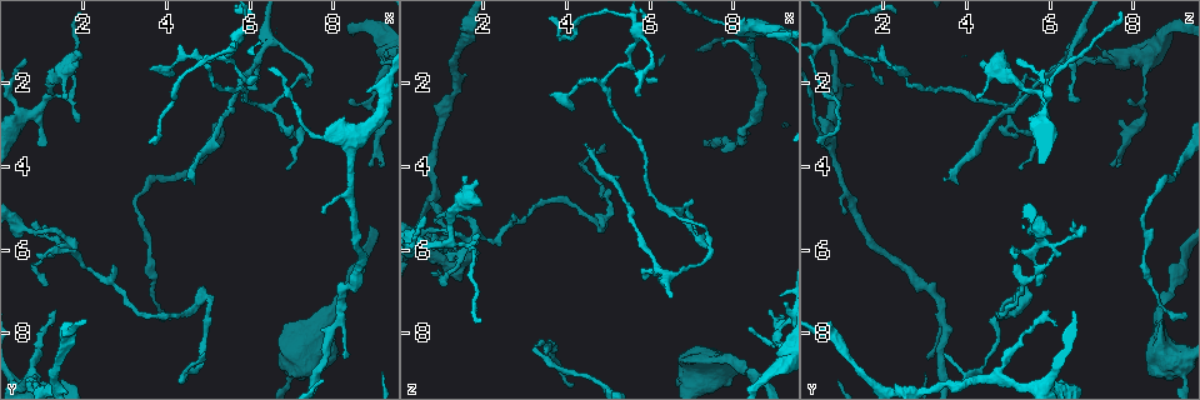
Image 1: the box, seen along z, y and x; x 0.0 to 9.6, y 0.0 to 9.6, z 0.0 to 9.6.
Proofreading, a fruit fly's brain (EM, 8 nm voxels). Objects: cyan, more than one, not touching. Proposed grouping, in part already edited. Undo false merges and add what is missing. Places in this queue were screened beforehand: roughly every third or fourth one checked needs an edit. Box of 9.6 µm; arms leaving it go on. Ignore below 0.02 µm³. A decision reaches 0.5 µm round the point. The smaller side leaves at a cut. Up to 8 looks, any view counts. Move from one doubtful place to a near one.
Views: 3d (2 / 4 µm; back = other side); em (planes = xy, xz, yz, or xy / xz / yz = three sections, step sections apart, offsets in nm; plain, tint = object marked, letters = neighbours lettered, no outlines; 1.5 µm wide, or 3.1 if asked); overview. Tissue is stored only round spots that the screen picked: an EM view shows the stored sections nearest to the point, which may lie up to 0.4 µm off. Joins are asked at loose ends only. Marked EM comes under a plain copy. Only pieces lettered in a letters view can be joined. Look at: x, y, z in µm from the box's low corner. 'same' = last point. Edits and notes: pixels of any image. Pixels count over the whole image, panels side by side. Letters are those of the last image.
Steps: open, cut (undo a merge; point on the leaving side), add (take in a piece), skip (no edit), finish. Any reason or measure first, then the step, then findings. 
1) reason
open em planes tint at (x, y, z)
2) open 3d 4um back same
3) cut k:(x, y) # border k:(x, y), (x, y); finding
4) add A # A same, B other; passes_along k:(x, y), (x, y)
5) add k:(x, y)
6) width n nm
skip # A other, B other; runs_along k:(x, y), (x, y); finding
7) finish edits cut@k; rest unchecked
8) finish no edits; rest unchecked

tapers out
open 3d 4um at (4.50, 4.25, 3.50)

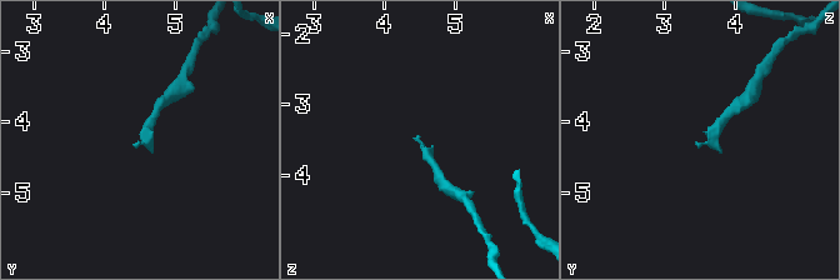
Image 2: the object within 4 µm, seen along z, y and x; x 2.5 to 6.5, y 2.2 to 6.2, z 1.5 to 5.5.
open em planes letters at (4.45, 4.30, 3.40)

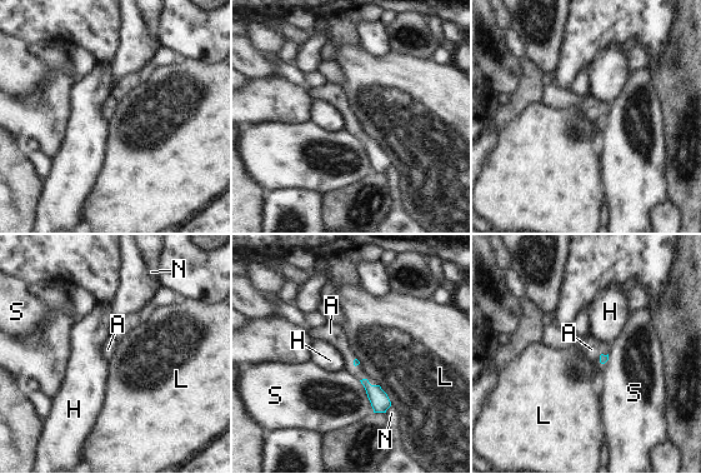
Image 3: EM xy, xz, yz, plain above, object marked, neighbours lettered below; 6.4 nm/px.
add 3:(345, 350) # A same, H other, L other, N other, S other; passes_along 3:(379, 399), (367, 380), (345, 350); the neuron continues

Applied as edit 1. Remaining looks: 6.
see it whole again
open overview

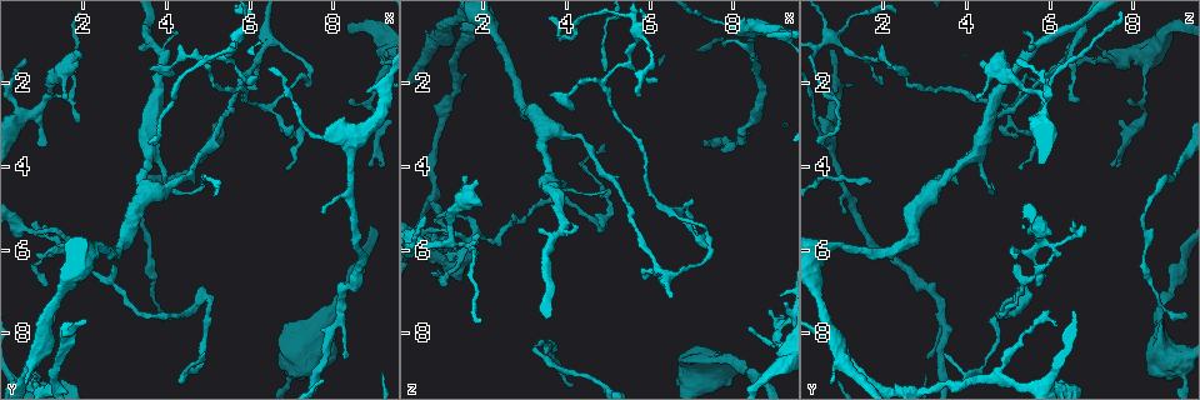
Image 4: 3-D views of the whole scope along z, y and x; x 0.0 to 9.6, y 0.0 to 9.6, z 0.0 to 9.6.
free end
open 3d 4um at (2.00, 1.20, 4.90)

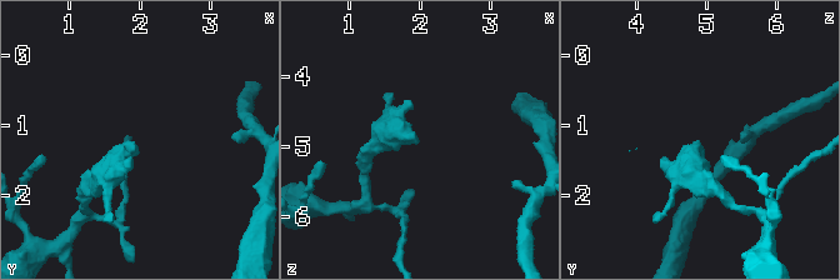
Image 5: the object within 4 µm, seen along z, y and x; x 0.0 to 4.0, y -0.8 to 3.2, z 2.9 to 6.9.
now the EM
open em planes tint at (1.95, 1.20, 4.85)

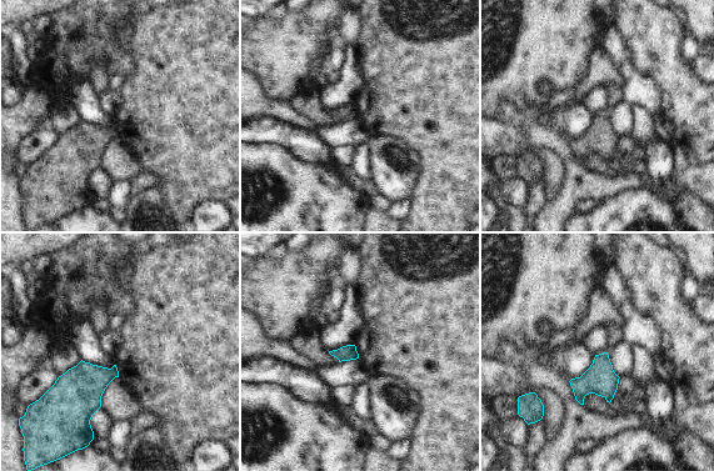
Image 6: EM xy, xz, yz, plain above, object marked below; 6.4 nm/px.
open em planes letters same

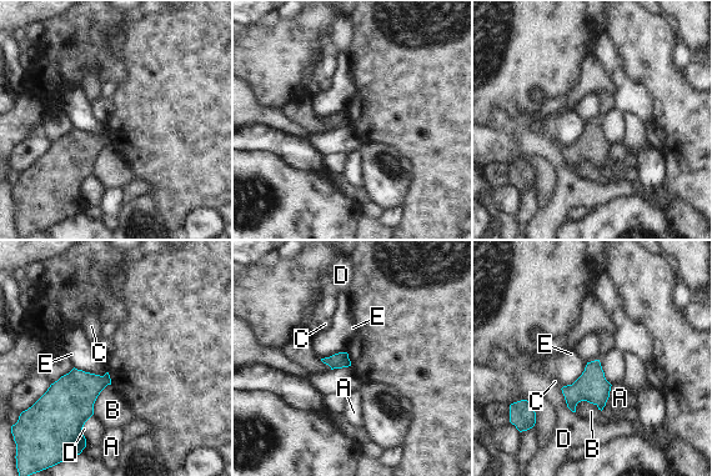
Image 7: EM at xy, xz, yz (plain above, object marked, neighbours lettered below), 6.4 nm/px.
longest_contact E 220 nm
skip # A other, B other, C other, D other, E other; border 7:(74, 366), (100, 375), (108, 372); no lettered piece goes on from it

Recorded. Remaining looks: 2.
an open end
open 3d 4um at (5.80, 2.45, 6.70)

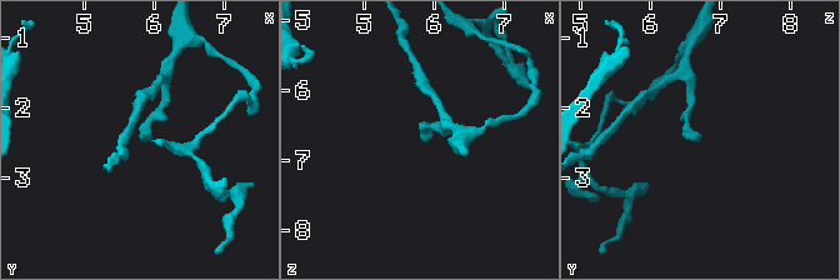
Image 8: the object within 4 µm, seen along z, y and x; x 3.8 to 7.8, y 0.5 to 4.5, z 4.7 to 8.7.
now the EM
open em planes letters at (5.85, 2.45, 6.70)

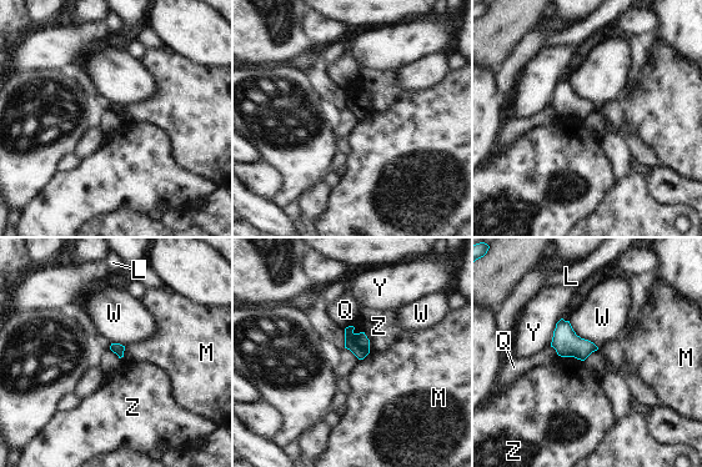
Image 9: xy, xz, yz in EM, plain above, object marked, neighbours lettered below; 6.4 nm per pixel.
skip # L other, M other, Q other, W other, Y other, Z other; border 9:(125, 347), (124, 355), (120, 358); no lettered piece goes on from it

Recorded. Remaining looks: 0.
finish edits add@3; rest unchecked

